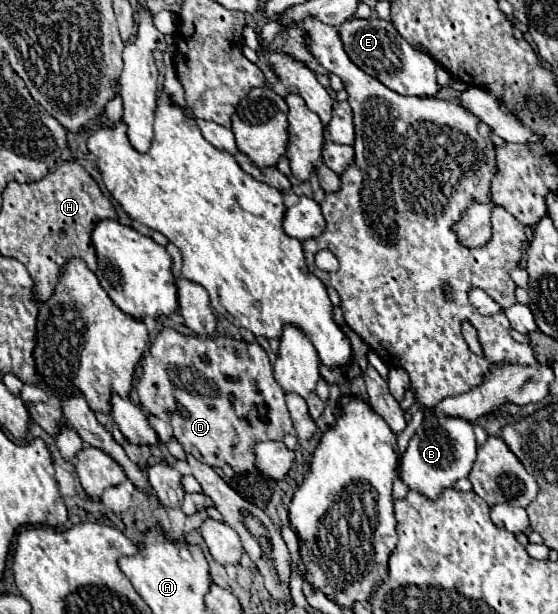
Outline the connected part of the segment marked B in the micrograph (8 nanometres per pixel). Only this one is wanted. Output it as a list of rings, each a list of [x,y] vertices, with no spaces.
[[[430,417],[430,419],[424,419],[420,429],[412,435],[406,449],[406,457],[402,453],[400,479],[408,485],[410,491],[418,491],[420,495],[426,495],[426,499],[438,499],[438,495],[454,487],[458,479],[468,477],[470,467],[474,465],[474,459],[476,459],[476,441],[474,441],[474,427],[470,421],[460,417]]]

